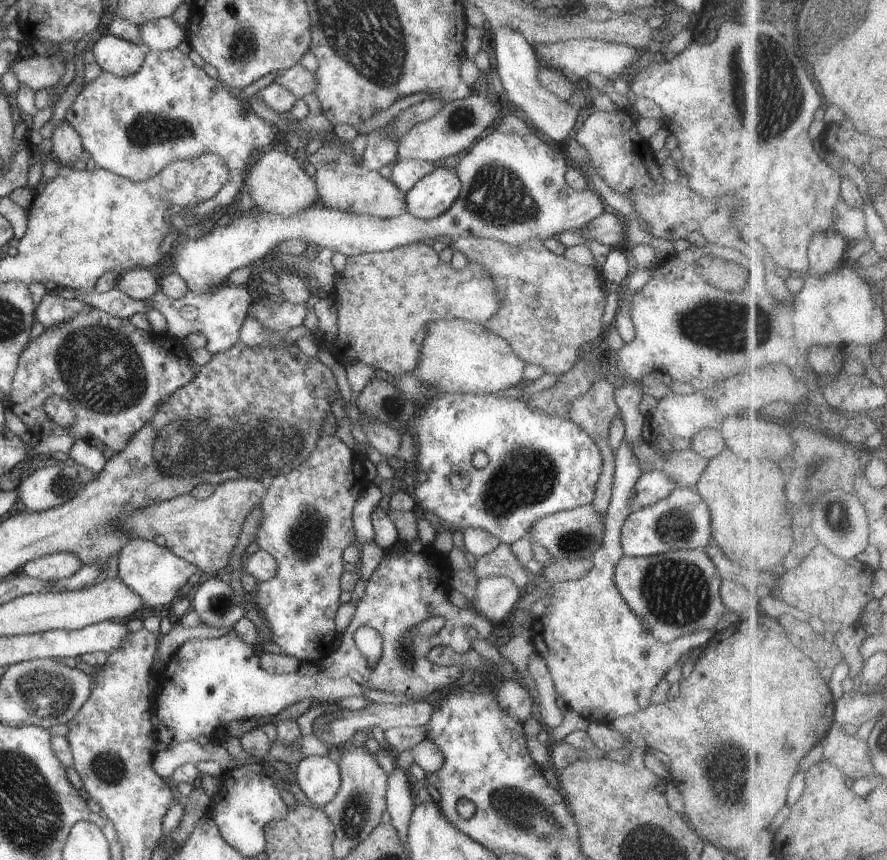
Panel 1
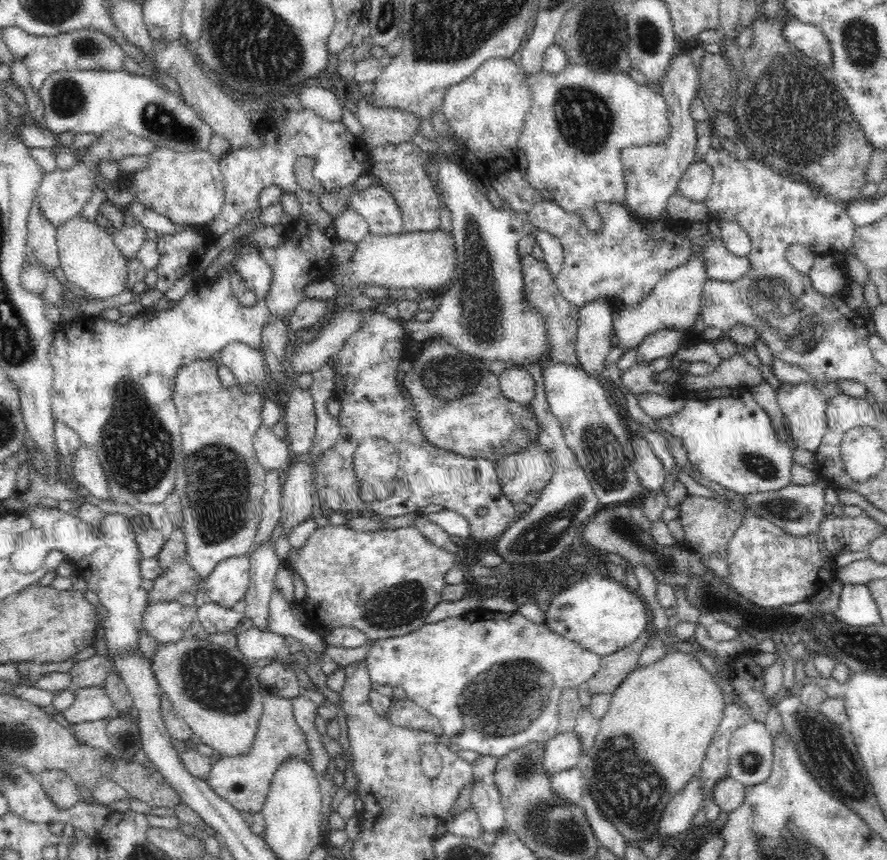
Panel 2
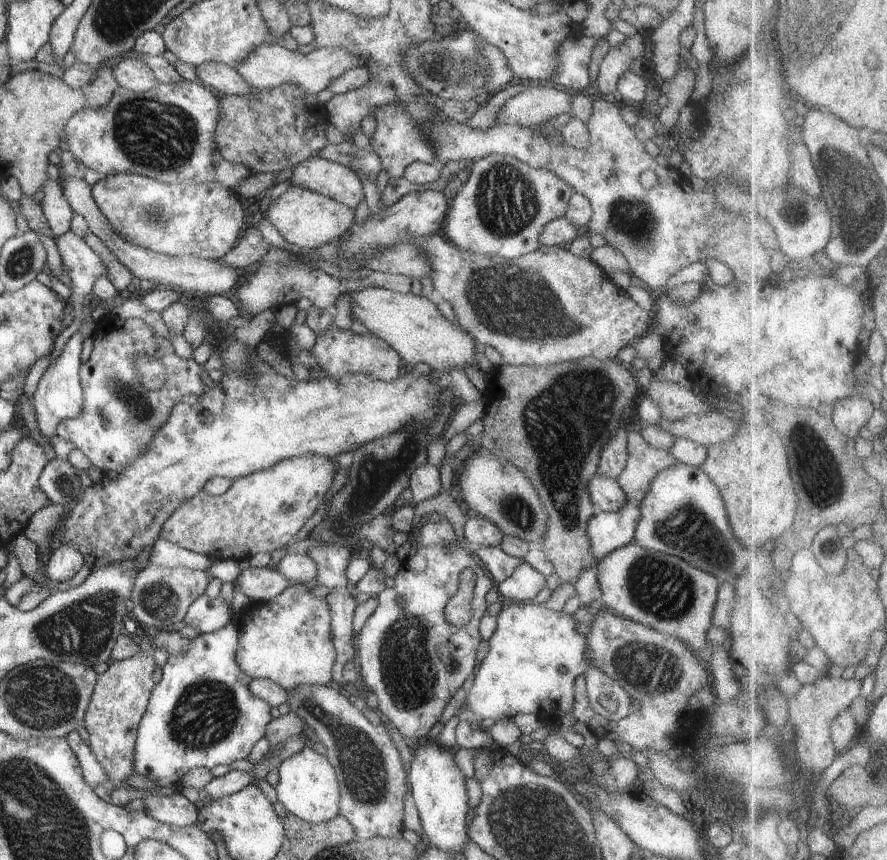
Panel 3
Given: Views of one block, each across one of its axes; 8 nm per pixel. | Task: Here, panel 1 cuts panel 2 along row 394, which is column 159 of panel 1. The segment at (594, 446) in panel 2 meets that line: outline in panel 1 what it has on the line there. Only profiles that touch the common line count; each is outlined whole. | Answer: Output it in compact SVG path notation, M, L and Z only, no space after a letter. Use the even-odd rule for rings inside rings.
M138 538L128 540L119 554L117 578L132 588L147 607L168 606L176 598L190 597L205 578L200 568L153 541Z

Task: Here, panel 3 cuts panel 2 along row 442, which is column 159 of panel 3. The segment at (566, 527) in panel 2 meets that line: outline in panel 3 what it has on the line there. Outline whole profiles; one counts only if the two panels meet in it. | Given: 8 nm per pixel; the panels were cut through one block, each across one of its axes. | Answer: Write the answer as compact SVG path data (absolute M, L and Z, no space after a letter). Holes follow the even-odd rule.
M158 539L150 552L149 564L162 567L186 567L194 570L206 571L212 566L214 559L197 552L189 551L168 540Z

